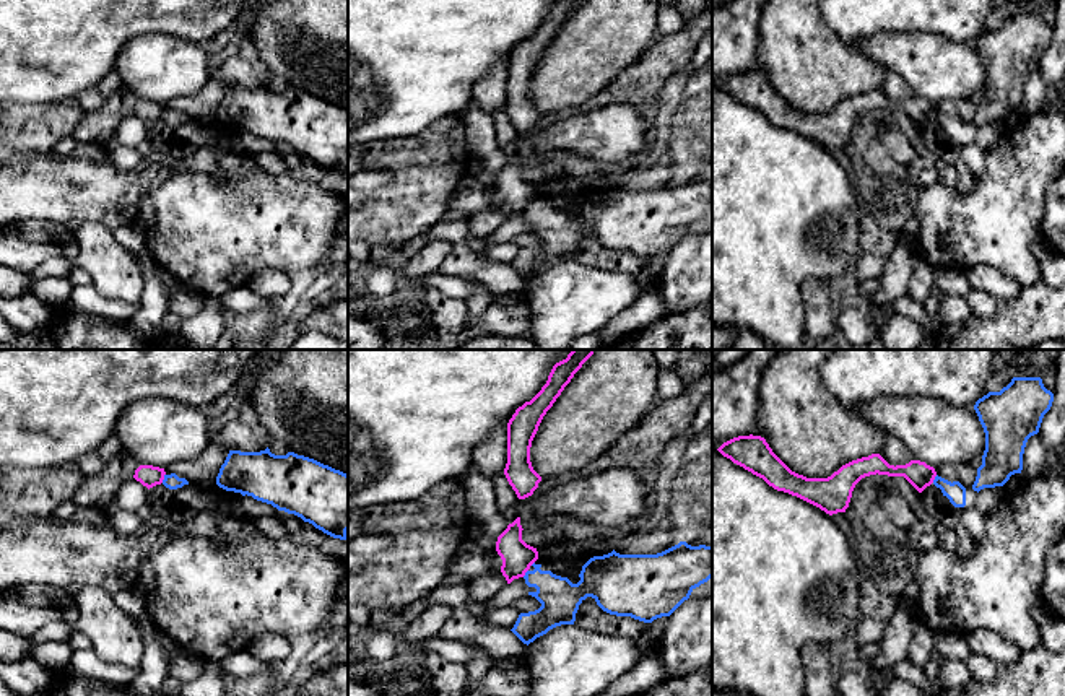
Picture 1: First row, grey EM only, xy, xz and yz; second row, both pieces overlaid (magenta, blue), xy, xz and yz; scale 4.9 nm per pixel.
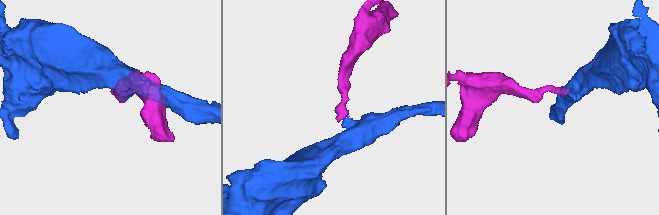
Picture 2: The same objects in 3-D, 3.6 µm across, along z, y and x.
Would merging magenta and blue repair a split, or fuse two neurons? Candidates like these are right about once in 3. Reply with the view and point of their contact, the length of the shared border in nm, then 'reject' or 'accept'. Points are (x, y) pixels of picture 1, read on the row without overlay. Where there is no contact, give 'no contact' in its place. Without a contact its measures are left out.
xy (163, 114) | 50 nm | reject

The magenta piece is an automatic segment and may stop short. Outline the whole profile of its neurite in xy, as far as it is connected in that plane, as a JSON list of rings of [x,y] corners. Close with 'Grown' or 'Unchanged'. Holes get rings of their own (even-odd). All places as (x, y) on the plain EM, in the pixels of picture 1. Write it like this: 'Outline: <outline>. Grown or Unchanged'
Outline: [[[140,101],[135,106],[133,114],[150,125],[156,120],[161,120],[164,111],[166,111],[164,104],[153,102],[153,101]]]. Unchanged

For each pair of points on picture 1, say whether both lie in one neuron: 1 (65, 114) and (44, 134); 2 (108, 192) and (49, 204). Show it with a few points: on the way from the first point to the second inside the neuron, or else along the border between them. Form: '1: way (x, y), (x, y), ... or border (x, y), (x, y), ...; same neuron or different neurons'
1: way (60, 119), (49, 129); same neuron
2: way (93, 192), (64, 192); same neuron

